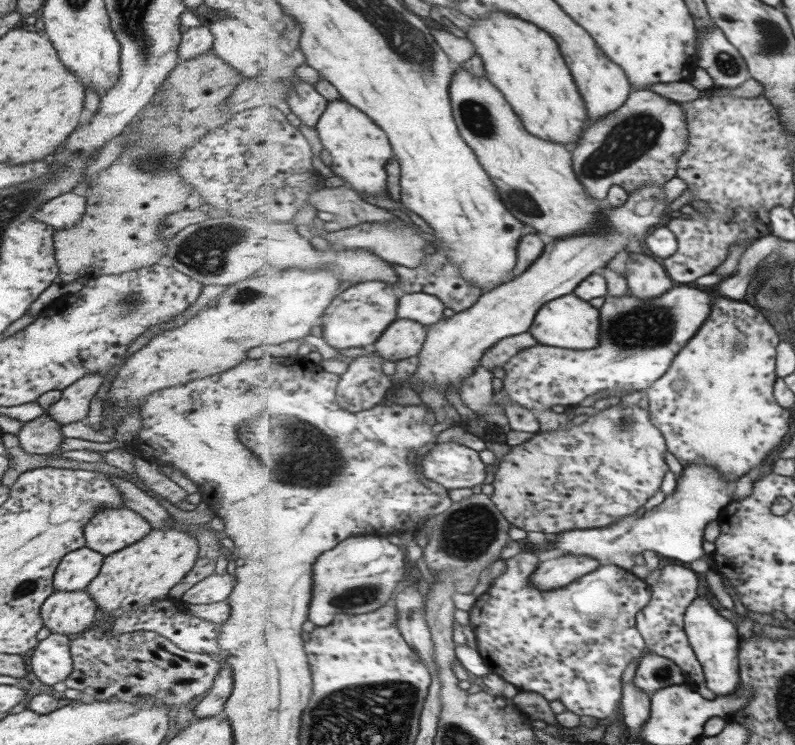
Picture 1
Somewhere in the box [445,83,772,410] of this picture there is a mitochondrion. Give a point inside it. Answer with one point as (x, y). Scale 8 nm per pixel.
(636, 135)

